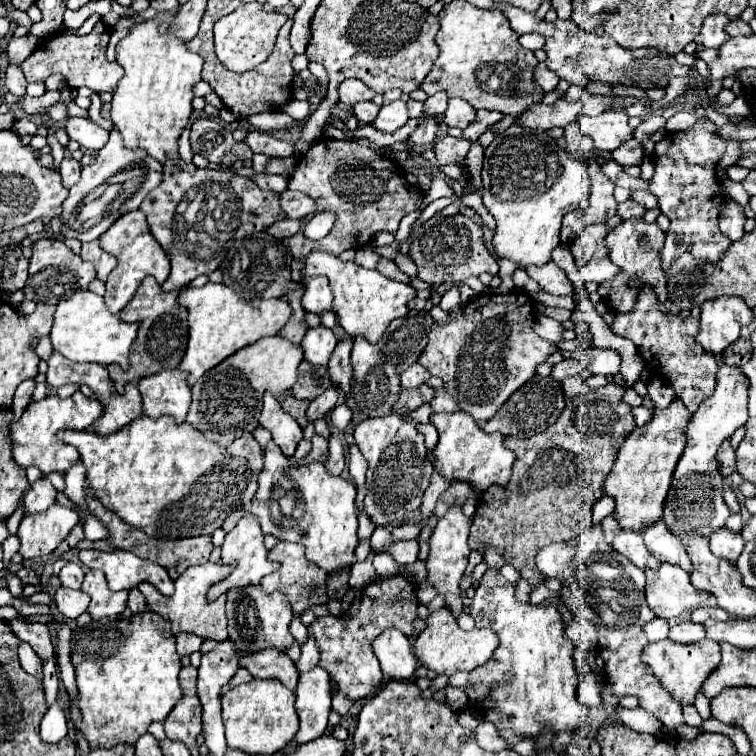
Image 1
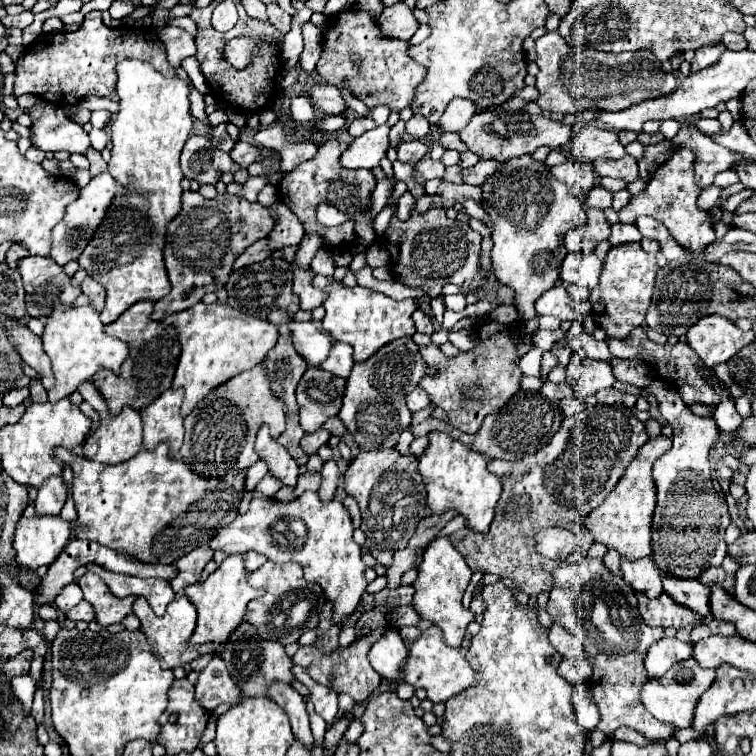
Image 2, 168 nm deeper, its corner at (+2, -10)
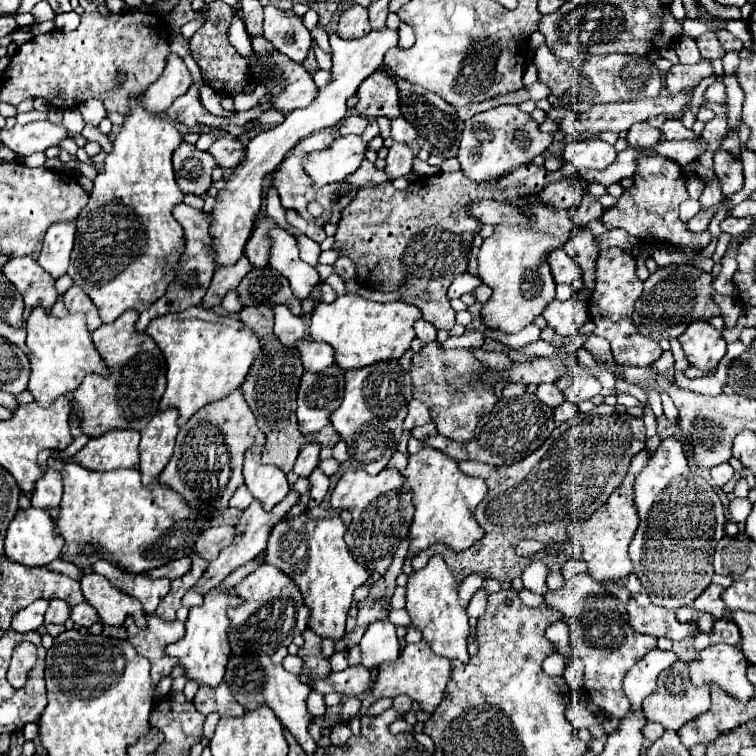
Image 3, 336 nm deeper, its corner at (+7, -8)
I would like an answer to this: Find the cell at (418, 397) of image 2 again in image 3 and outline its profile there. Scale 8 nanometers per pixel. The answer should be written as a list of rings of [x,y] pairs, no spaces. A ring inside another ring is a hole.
[[[411,400],[411,402],[409,402],[409,414],[407,414],[407,418],[405,418],[403,430],[411,432],[415,426],[423,426],[423,424],[427,424],[427,420],[431,420],[427,406],[421,404],[419,400]]]

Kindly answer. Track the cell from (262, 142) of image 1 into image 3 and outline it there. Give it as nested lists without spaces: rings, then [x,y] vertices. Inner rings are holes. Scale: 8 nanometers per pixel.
[[[221,136],[213,142],[213,146],[207,150],[211,156],[215,156],[219,168],[235,168],[241,164],[245,156],[245,148],[237,138]]]

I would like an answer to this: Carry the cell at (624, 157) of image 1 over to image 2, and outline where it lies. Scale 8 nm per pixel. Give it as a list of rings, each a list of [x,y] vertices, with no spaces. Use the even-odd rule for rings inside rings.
[[[630,154],[622,156],[620,160],[604,160],[598,158],[592,162],[596,172],[600,176],[610,176],[610,178],[622,178],[626,182],[634,182],[638,178],[638,160]]]

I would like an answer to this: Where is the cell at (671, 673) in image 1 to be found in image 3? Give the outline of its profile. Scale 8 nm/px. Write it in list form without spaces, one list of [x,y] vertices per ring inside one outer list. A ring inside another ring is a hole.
[[[683,662],[673,664],[671,668],[663,670],[657,678],[657,688],[655,692],[643,702],[643,714],[647,716],[647,720],[661,724],[665,730],[679,730],[683,724],[687,724],[689,720],[697,718],[699,714],[709,710],[709,688],[695,688],[689,680],[689,672],[687,666]]]

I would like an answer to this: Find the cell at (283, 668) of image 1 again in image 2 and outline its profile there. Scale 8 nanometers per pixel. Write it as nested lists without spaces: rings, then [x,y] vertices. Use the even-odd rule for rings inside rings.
[[[272,682],[272,686],[268,688],[268,696],[286,710],[290,724],[292,724],[292,732],[296,738],[300,738],[306,746],[314,744],[312,732],[310,732],[310,720],[308,720],[308,710],[306,710],[306,702],[304,696],[298,694],[290,684],[286,682]]]

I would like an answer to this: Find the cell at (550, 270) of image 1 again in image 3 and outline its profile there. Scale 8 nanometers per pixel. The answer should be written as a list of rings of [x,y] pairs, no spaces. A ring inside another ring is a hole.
[[[553,300],[551,304],[547,304],[543,318],[547,320],[547,326],[555,330],[555,334],[563,336],[563,338],[571,338],[577,336],[581,326],[589,322],[589,312],[587,306],[581,304],[579,300]]]

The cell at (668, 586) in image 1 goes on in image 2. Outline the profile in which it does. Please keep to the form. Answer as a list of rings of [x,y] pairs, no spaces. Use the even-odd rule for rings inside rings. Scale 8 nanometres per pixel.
[[[662,592],[656,598],[648,598],[646,594],[638,596],[638,608],[648,626],[674,626],[682,628],[688,624],[700,624],[700,616],[686,606],[680,606],[674,598]]]

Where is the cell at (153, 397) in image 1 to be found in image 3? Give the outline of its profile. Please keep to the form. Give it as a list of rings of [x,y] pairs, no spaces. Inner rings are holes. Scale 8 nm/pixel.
[[[169,408],[165,412],[159,412],[151,418],[147,428],[141,430],[141,482],[151,484],[157,480],[157,476],[163,472],[167,466],[173,446],[175,446],[175,436],[177,436],[177,416],[179,412],[175,408]]]

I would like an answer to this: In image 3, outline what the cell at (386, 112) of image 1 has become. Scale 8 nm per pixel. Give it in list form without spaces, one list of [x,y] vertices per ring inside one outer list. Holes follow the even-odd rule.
[[[339,136],[331,142],[329,148],[307,154],[303,168],[311,176],[313,188],[319,190],[325,184],[341,182],[353,174],[365,158],[365,150],[367,146],[363,144],[361,136]]]

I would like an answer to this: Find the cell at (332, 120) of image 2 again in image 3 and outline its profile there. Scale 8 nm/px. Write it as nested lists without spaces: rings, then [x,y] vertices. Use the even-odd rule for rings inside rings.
[[[383,28],[383,30],[371,30],[367,36],[357,38],[357,40],[343,40],[337,34],[331,34],[331,48],[333,48],[333,68],[331,68],[331,82],[323,88],[319,88],[319,96],[307,106],[307,108],[299,108],[293,110],[285,116],[285,122],[269,128],[265,132],[259,132],[247,146],[243,164],[239,164],[239,168],[233,170],[233,174],[229,176],[227,184],[223,190],[219,190],[217,194],[217,202],[213,206],[213,222],[211,222],[211,240],[215,244],[215,266],[223,266],[223,264],[235,264],[235,260],[239,260],[239,256],[243,256],[245,244],[251,236],[253,230],[253,222],[255,216],[259,212],[261,206],[261,188],[263,188],[263,180],[267,174],[271,174],[281,160],[287,156],[287,152],[305,136],[319,132],[323,128],[331,128],[337,122],[341,122],[345,118],[347,112],[347,98],[353,96],[359,88],[359,84],[371,76],[371,72],[375,72],[381,64],[383,64],[383,56],[389,48],[395,48],[399,42],[399,34]]]

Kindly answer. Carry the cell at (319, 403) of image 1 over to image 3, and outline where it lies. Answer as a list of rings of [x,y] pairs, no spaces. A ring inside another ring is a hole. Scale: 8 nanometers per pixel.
[[[307,444],[307,446],[303,446],[303,450],[301,450],[301,454],[299,454],[299,458],[297,458],[297,462],[295,462],[295,468],[293,468],[293,472],[297,474],[297,476],[311,476],[311,472],[317,468],[317,464],[319,464],[319,446],[317,444]]]

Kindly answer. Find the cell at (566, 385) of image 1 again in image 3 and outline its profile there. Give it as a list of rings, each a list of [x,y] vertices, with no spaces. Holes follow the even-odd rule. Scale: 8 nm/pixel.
[[[561,402],[561,404],[555,408],[555,422],[561,424],[561,422],[569,420],[575,412],[577,412],[577,406],[575,406],[575,404],[571,404],[571,402]]]

